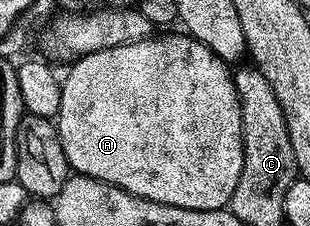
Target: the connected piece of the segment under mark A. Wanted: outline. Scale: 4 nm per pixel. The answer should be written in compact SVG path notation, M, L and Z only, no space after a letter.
M172 32L161 33L164 34L161 38L145 36L141 42L131 42L125 46L82 54L71 63L72 67L69 68L68 75L65 73L60 83L62 104L59 114L54 119L56 131L60 133L62 152L66 152L68 165L77 175L102 180L106 184L122 188L127 194L187 210L223 210L227 207L230 196L234 196L234 188L238 188L238 180L242 176L244 163L242 112L236 91L236 79L229 63L223 62L214 52L210 52L206 44L202 44L187 32L168 33Z

